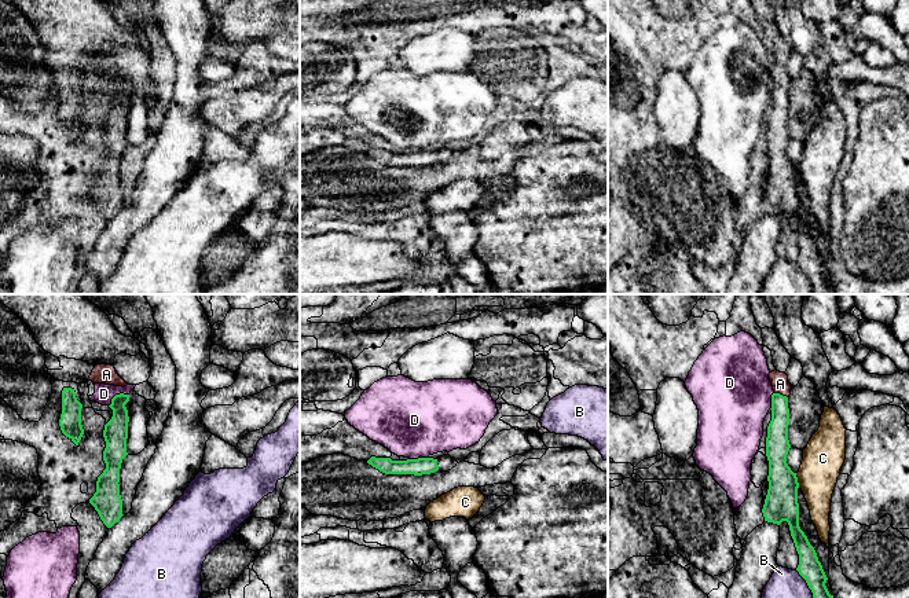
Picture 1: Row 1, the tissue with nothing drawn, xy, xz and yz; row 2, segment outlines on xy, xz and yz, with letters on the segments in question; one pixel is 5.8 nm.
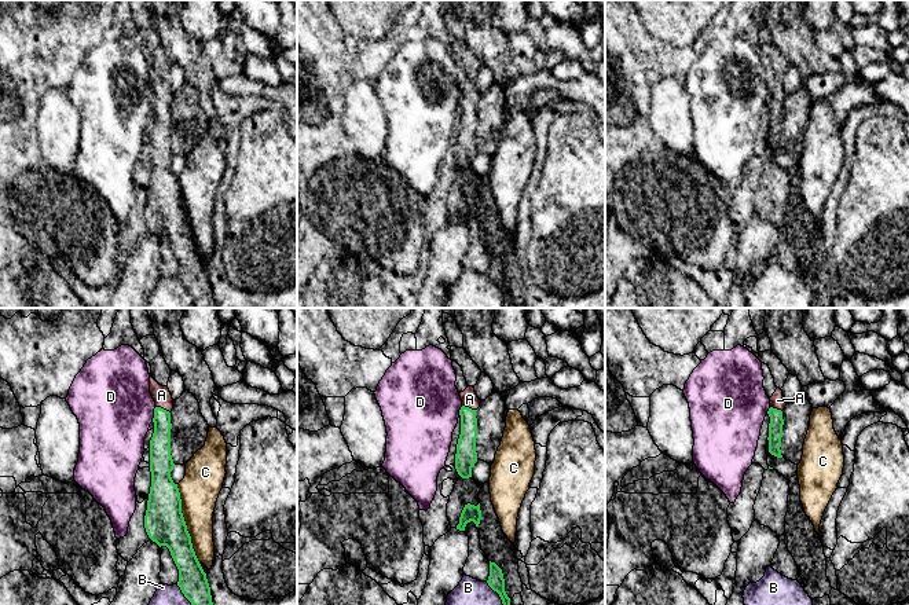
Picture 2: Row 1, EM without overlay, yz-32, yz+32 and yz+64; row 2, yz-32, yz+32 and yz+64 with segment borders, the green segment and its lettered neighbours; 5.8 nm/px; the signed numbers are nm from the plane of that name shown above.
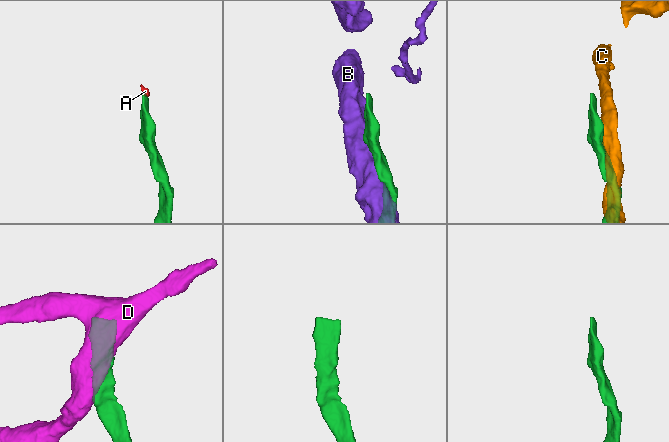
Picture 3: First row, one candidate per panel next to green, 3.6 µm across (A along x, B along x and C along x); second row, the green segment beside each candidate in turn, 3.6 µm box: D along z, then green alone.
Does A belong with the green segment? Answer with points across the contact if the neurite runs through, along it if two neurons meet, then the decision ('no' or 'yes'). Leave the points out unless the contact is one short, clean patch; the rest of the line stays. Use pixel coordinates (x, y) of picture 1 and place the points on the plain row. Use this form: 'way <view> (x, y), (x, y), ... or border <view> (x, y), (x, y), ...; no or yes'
way yz (777, 123), (781, 87), (780, 76); yes

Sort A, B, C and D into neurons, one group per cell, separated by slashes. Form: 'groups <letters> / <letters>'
groups A / B / C / D

